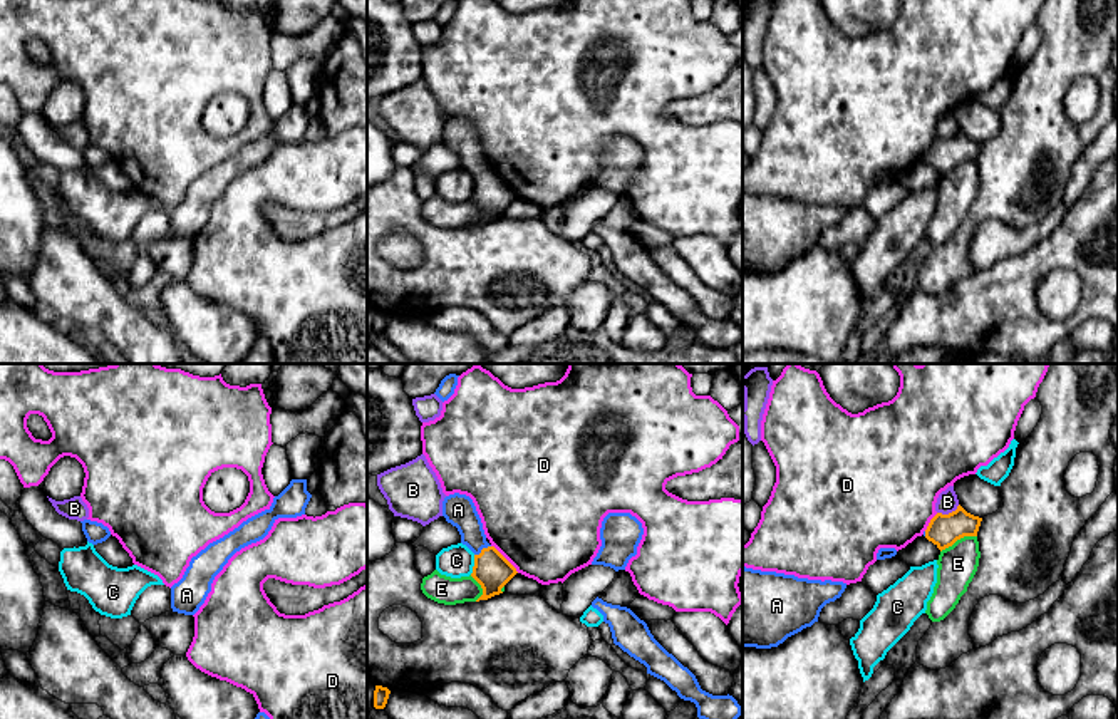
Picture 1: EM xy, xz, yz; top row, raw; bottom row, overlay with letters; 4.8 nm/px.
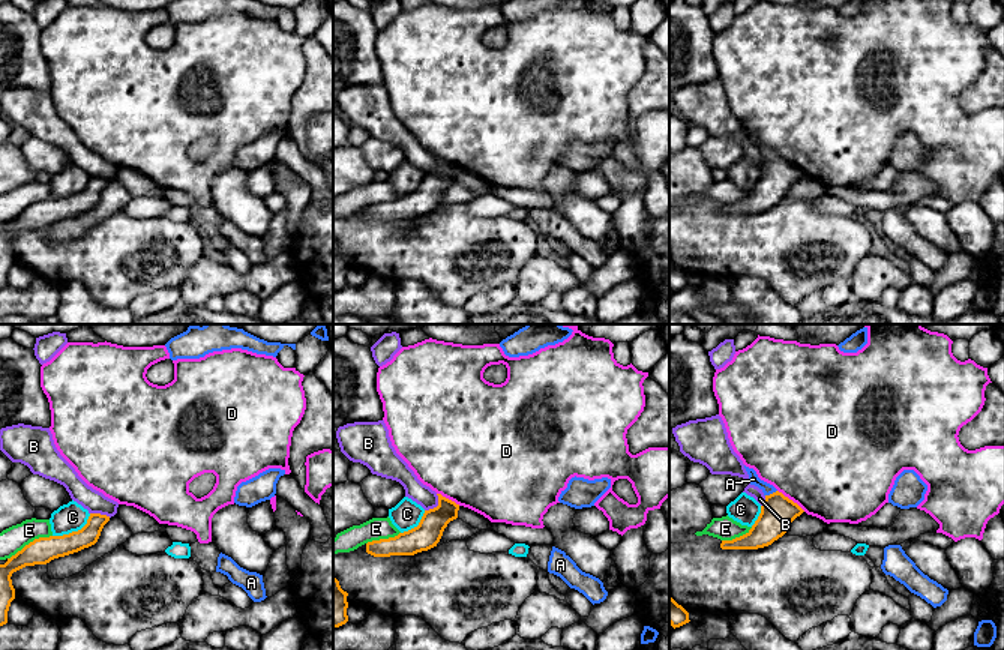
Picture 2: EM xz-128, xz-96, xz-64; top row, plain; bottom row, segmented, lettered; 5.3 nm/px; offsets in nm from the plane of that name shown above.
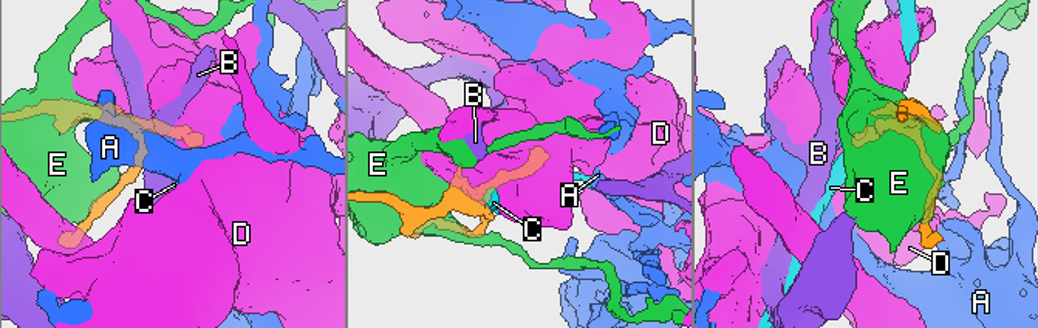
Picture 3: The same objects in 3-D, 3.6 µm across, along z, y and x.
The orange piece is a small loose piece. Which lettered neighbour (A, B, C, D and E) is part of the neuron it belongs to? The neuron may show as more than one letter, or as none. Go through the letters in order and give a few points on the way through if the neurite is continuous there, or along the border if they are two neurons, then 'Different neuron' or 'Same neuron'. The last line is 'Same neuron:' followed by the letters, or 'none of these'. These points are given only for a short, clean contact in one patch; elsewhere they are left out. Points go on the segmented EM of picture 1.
A: Path across: xz (491, 570), (481, 550), (468, 522), (458, 510). Same neuron
B: Different neuron
C: Different neuron
D: Different neuron
E: Different neuron
Same neuron: A

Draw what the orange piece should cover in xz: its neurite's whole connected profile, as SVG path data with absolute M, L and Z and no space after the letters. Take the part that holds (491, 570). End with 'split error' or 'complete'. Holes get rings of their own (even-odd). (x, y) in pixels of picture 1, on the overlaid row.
M449 494L443 501L443 516L458 528L461 543L474 553L471 577L481 585L483 595L476 600L488 600L503 593L501 588L518 573L516 568L486 541L481 518L473 499L466 494Z; split error

